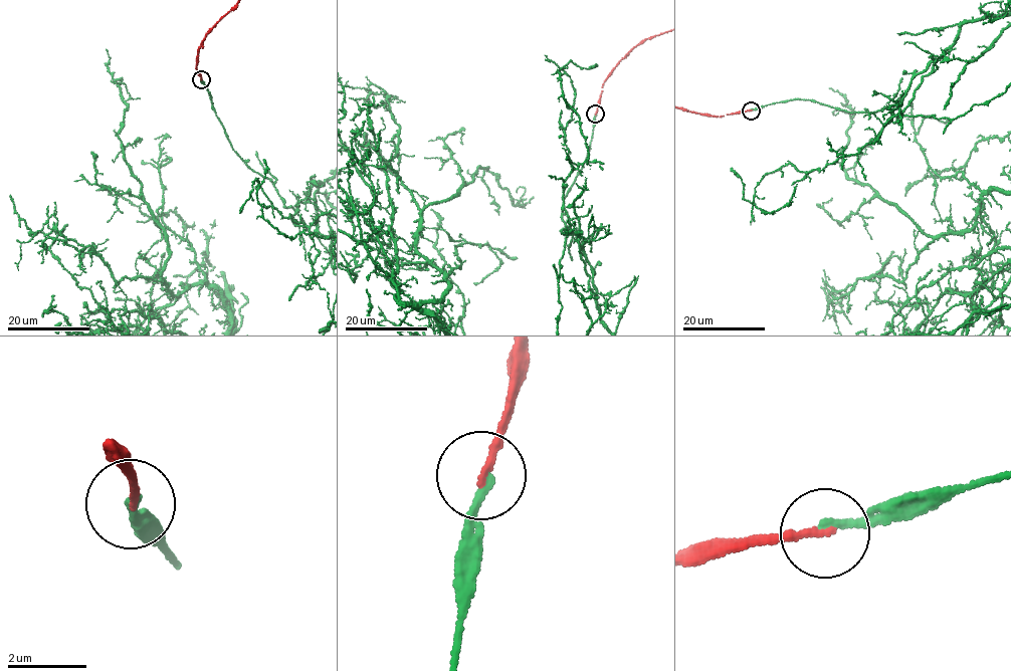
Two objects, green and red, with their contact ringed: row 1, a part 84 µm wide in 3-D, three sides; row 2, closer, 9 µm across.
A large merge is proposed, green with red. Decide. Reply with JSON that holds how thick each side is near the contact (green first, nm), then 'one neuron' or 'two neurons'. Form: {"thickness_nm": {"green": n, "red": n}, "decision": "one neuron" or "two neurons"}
{"thickness_nm": {"green": 220, "red": 170}, "decision": "one neuron"}

